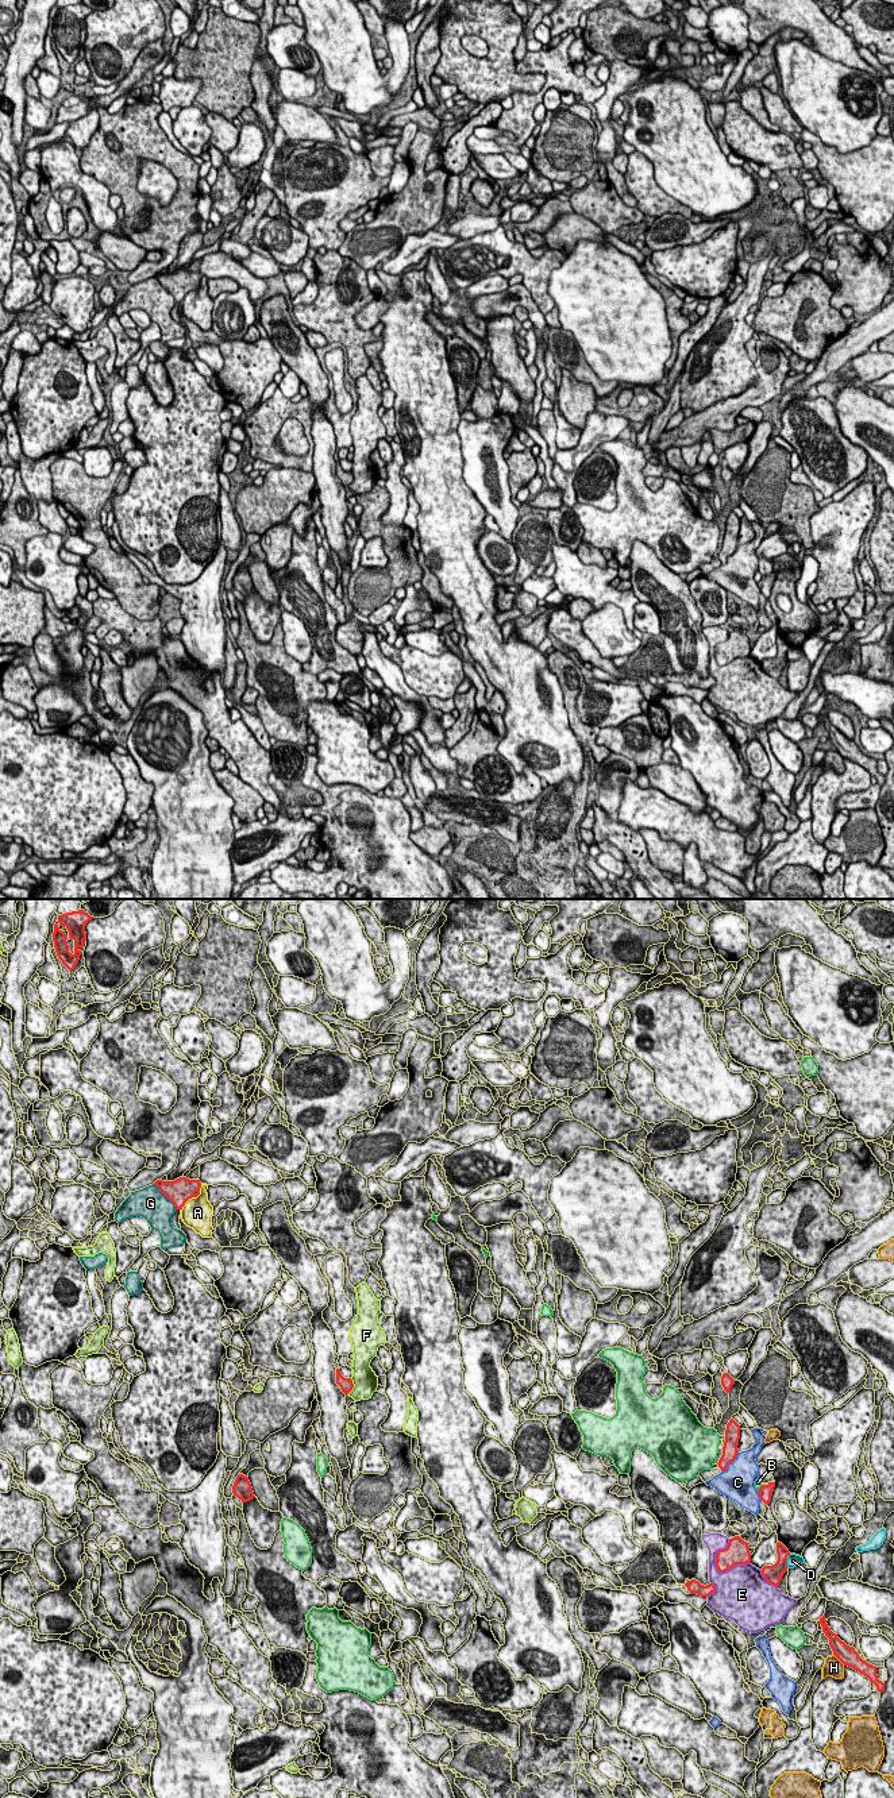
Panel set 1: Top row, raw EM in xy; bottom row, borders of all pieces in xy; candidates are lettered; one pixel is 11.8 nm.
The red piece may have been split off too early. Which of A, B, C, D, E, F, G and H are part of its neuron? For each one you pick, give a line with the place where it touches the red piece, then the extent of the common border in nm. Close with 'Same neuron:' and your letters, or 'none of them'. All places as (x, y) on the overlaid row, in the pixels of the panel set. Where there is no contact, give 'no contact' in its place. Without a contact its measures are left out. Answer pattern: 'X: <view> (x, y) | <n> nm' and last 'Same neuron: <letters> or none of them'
Same neuron: none of them

